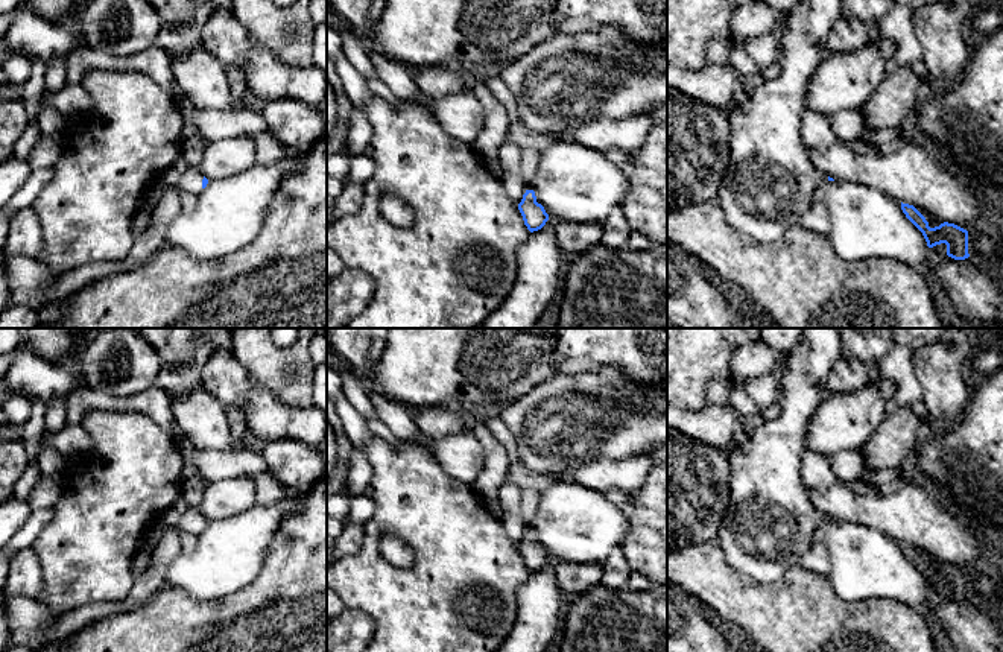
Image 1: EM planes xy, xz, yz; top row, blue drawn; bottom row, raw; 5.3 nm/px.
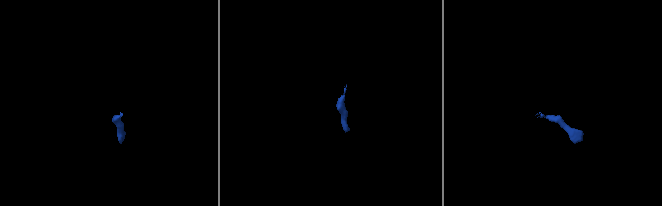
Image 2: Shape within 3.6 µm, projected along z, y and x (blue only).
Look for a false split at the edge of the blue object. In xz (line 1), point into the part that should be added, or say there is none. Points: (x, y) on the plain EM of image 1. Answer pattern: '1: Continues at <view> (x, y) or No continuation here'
1: No continuation here

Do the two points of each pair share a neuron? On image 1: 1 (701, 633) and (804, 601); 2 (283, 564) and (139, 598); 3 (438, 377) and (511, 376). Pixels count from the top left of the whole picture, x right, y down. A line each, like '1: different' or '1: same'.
1: different
2: different
3: same

